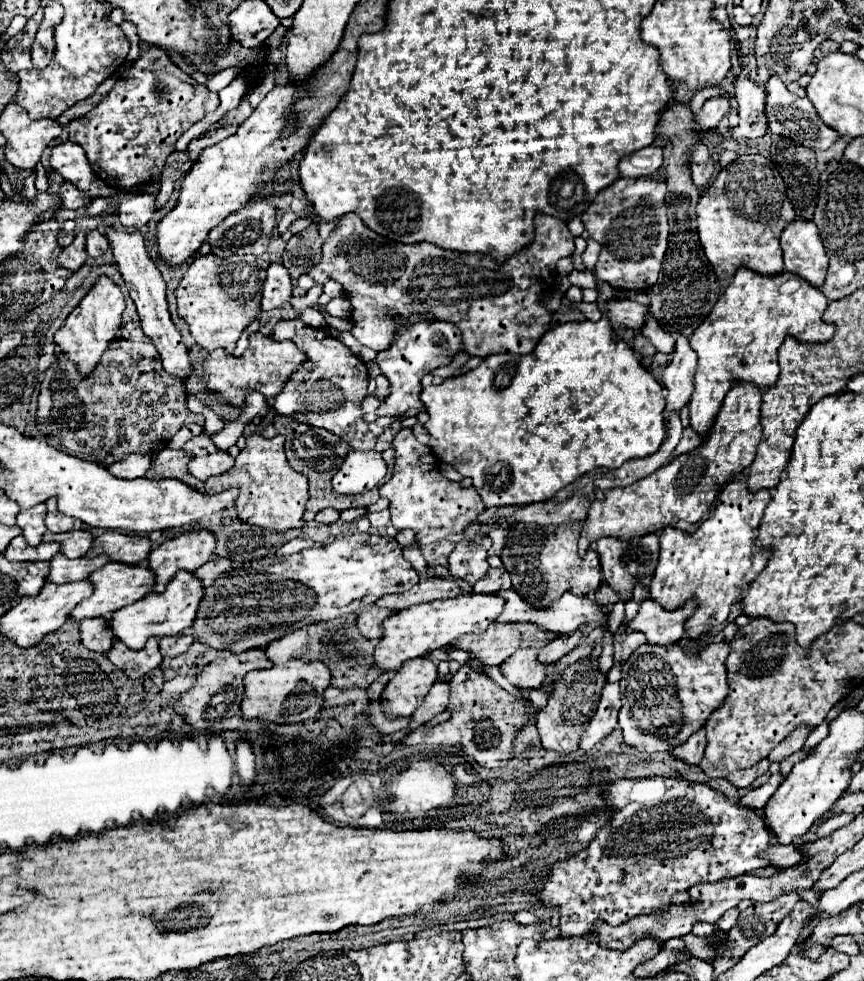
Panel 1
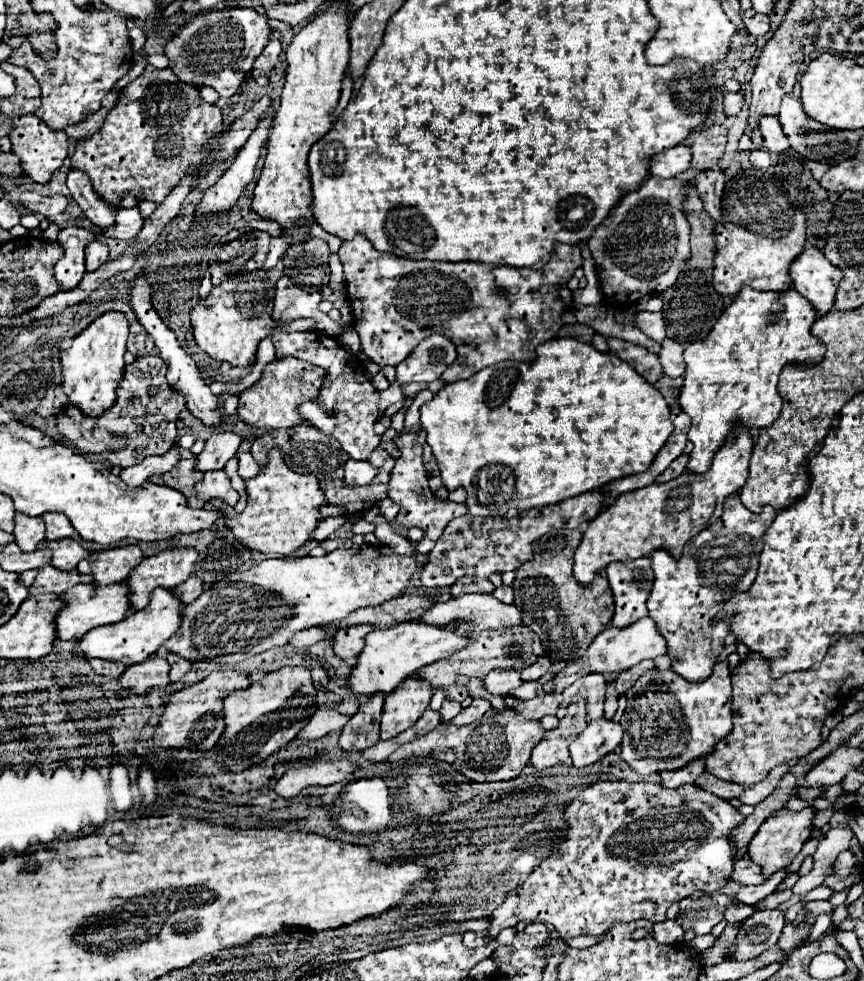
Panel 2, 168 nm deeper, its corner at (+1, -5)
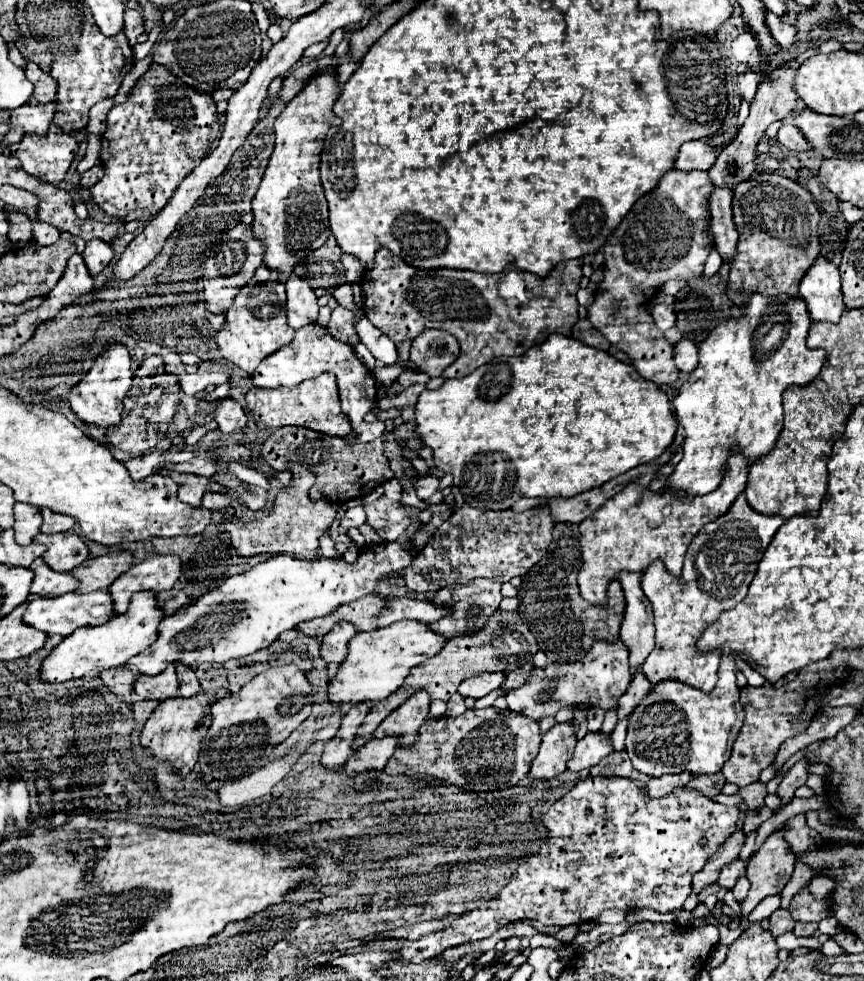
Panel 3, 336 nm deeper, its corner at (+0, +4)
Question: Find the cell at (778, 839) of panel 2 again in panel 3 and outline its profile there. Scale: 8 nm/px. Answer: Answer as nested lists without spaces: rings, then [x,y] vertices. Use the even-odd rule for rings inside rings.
[[[775,830],[767,836],[761,848],[747,862],[747,878],[751,882],[751,890],[741,902],[745,916],[749,916],[765,896],[783,890],[783,886],[791,880],[795,860],[797,856],[787,844],[785,832]]]

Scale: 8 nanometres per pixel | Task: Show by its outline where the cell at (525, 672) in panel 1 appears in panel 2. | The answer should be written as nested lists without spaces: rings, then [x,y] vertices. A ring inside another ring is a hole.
[[[512,669],[512,671],[490,671],[484,679],[484,689],[492,695],[508,695],[512,689],[522,685],[520,679],[520,671]]]

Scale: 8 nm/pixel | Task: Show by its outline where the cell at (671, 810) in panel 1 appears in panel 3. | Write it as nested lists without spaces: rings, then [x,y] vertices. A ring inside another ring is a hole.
[[[597,776],[579,780],[563,798],[551,804],[543,822],[549,830],[543,846],[519,864],[509,884],[489,902],[463,914],[445,930],[427,934],[421,940],[407,942],[403,956],[407,960],[425,960],[439,952],[467,942],[483,940],[499,932],[511,920],[537,920],[545,926],[571,926],[597,920],[605,910],[631,912],[635,908],[653,908],[661,914],[673,912],[683,906],[691,894],[691,878],[705,862],[721,848],[727,836],[735,832],[739,818],[737,806],[723,806],[691,788],[675,788],[663,798],[651,798],[647,784],[621,776]]]

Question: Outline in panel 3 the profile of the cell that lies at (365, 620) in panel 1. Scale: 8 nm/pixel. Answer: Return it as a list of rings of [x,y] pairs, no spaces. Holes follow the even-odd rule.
[[[339,622],[327,636],[323,636],[321,642],[321,656],[325,662],[343,662],[347,656],[347,642],[357,634],[355,624],[351,622]]]

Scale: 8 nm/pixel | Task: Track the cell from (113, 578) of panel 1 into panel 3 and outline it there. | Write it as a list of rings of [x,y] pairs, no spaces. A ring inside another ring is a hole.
[[[97,590],[97,592],[87,592],[87,594],[77,594],[77,592],[67,592],[63,596],[57,598],[45,598],[45,596],[37,596],[29,602],[29,608],[25,610],[23,620],[45,632],[45,634],[59,634],[59,636],[69,636],[75,628],[79,626],[97,626],[97,624],[105,624],[115,616],[113,610],[113,600],[111,594],[107,590]]]

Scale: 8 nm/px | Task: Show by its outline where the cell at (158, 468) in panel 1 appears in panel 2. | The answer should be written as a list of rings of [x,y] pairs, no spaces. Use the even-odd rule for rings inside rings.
[[[194,459],[180,461],[172,471],[162,473],[162,475],[154,475],[154,477],[150,477],[150,481],[156,483],[156,485],[174,487],[176,491],[180,491],[186,497],[186,501],[188,501],[190,507],[204,507],[204,503],[194,493],[194,485],[198,481],[202,481],[204,475],[198,473],[198,471],[194,471],[194,465],[196,465]]]

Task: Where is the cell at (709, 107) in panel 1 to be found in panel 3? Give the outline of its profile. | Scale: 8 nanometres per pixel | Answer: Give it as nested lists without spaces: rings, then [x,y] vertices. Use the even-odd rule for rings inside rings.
[[[745,72],[745,74],[739,74],[737,82],[739,82],[739,92],[741,92],[741,100],[747,100],[751,102],[755,92],[757,92],[757,86],[759,86],[759,80],[761,76],[755,74],[755,72]]]

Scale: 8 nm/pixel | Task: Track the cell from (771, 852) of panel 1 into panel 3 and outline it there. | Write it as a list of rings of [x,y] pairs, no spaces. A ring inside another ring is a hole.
[[[735,860],[735,862],[727,864],[727,866],[723,866],[717,882],[719,882],[723,888],[733,888],[741,872],[745,872],[745,862],[743,862],[743,860]]]

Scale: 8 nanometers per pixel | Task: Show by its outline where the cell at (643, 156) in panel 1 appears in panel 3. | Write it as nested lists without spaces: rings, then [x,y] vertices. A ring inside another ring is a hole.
[[[689,140],[689,142],[683,142],[679,148],[675,158],[675,168],[677,170],[709,170],[715,158],[717,158],[717,152],[709,144],[705,144],[703,140]]]

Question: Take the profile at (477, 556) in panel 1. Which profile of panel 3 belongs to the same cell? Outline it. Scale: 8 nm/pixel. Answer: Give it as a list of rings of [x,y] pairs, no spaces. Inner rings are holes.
[[[475,578],[467,584],[451,584],[449,588],[441,588],[433,596],[433,600],[437,604],[451,604],[451,608],[455,608],[455,612],[447,620],[441,620],[439,624],[431,626],[437,632],[443,632],[447,638],[451,638],[455,636],[455,632],[475,632],[475,628],[481,628],[487,622],[487,616],[491,616],[491,612],[499,608],[501,584],[489,578]]]

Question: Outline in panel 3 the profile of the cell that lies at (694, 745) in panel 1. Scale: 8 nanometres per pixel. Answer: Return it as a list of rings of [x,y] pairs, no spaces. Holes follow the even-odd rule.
[[[679,772],[679,774],[665,774],[663,778],[651,778],[647,782],[647,792],[655,798],[669,794],[673,788],[685,786],[691,780],[691,772]]]

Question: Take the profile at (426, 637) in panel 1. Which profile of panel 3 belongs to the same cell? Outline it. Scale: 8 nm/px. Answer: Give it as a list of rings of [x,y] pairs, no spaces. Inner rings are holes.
[[[401,620],[391,626],[371,630],[371,632],[357,632],[351,638],[349,654],[341,662],[339,672],[329,682],[329,700],[331,702],[379,702],[387,698],[399,684],[403,684],[407,672],[423,664],[423,660],[435,656],[443,646],[447,644],[447,638],[439,632],[433,632],[427,622],[419,620]]]

